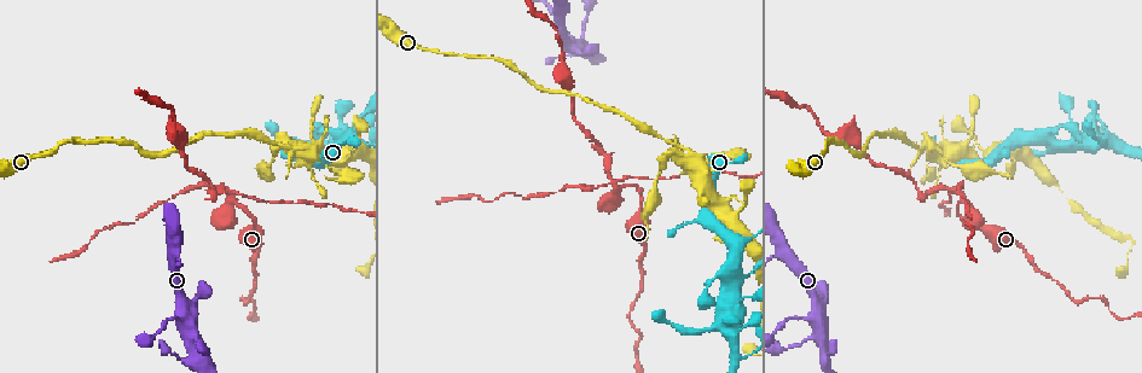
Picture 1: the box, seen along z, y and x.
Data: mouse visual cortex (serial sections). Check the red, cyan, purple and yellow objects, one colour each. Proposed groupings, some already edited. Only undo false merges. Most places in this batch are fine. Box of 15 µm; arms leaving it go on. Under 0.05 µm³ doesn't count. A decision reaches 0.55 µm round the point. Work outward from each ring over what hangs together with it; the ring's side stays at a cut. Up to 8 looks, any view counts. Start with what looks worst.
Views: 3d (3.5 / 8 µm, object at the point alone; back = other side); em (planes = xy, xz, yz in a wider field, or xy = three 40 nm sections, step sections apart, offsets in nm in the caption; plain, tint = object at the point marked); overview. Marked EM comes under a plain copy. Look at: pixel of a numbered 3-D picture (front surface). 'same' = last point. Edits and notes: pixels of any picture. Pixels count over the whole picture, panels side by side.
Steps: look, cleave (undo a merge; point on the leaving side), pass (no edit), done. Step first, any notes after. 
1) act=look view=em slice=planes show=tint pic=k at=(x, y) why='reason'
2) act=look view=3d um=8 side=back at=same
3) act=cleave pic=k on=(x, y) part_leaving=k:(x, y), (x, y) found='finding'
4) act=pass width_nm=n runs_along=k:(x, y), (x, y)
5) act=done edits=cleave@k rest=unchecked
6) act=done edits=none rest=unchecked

act=look view=3d um=8 pic=1 at=(614, 181) why='a narrow waist'

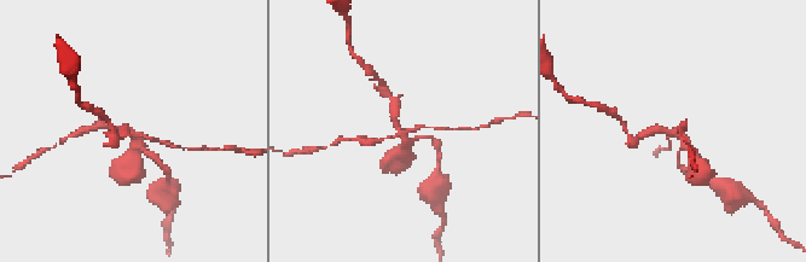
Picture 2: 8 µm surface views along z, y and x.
act=look view=3d um=3.5 pic=2 at=(133, 133)

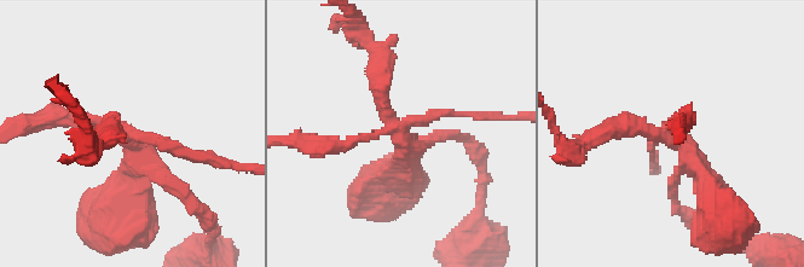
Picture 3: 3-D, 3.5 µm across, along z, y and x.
act=look view=em slice=xy step=2 show=tint pic=3 at=(668, 139) why='need the tissue'

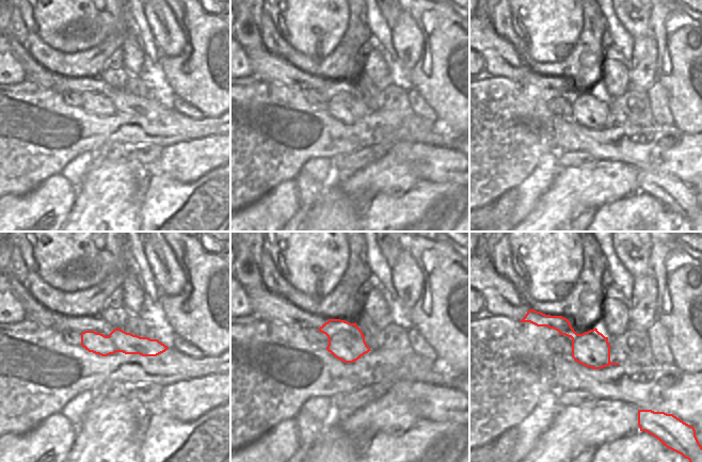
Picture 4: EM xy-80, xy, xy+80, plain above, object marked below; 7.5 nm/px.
act=cleave pic=3 on=(174, 149) border=4:(326, 335), (348, 333), (365, 343) found='two cells meet here'

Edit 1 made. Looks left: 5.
act=look view=overview

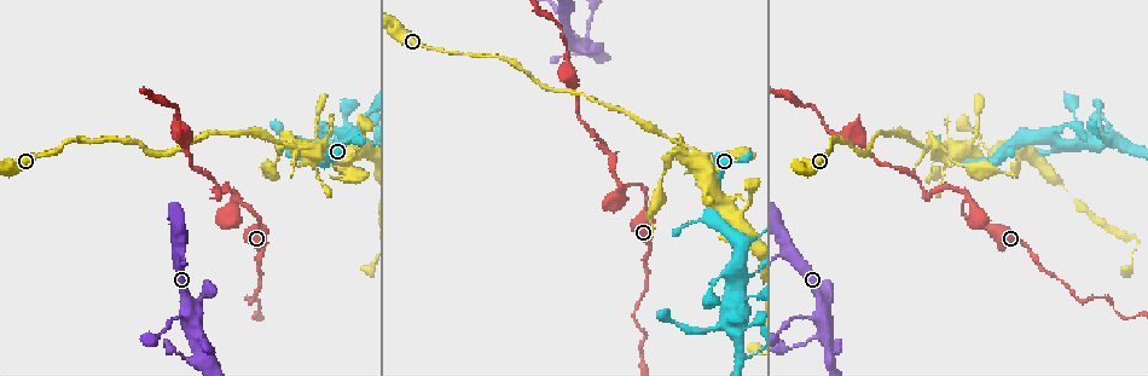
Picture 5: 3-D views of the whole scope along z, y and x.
act=look view=3d um=8 pic=5 at=(678, 150) why='sudden change in width'

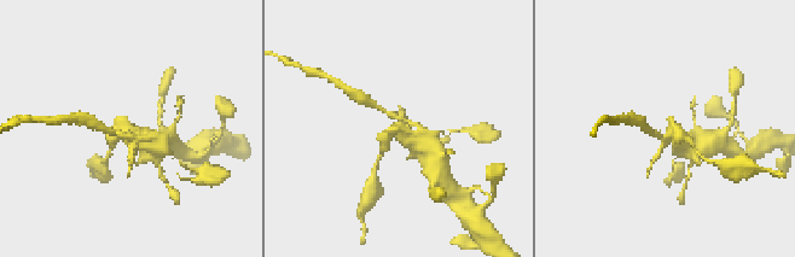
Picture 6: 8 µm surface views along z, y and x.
act=look view=3d um=3.5 side=back pic=6 at=(400, 128) why='zoom in'

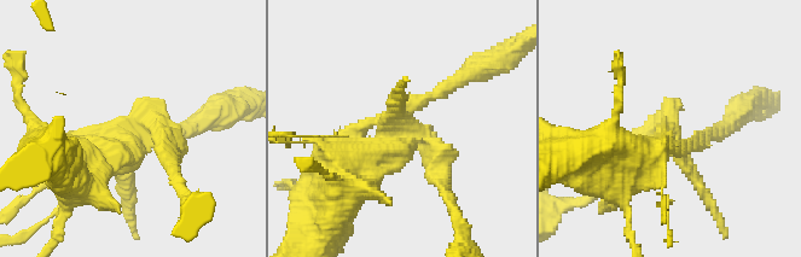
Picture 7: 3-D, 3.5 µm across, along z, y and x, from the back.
act=look view=em slice=xy step=1 show=tint pic=7 at=(406, 132)

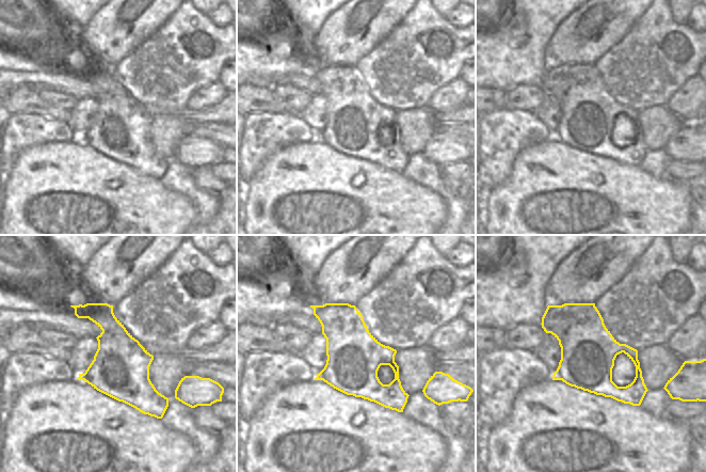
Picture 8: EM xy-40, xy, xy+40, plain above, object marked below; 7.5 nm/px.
act=cleave pic=7 on=(320, 158) width_nm=420 part_leaving=7:(411, 115), (407, 140), (336, 180) found='two cells meet here'

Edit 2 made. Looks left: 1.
act=done edits=cleave@3,cleave@7 rest=unchecked

